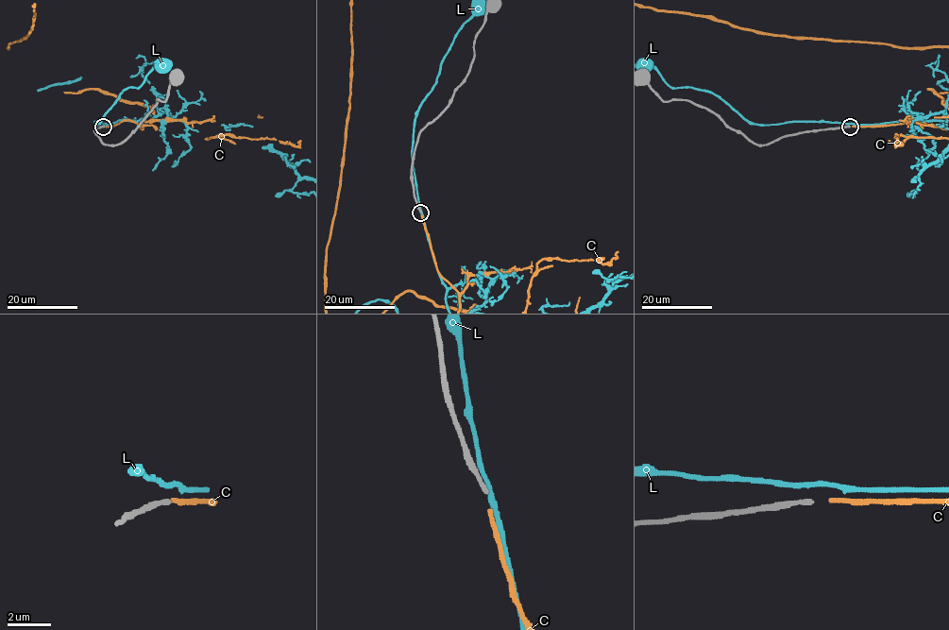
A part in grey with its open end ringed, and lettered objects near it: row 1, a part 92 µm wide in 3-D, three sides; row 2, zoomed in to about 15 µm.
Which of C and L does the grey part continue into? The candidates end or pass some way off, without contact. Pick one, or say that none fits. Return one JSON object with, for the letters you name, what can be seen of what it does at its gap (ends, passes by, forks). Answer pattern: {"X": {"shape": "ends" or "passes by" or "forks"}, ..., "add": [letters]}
{"C": {"shape": "ends"}, "add": ["C"]}

